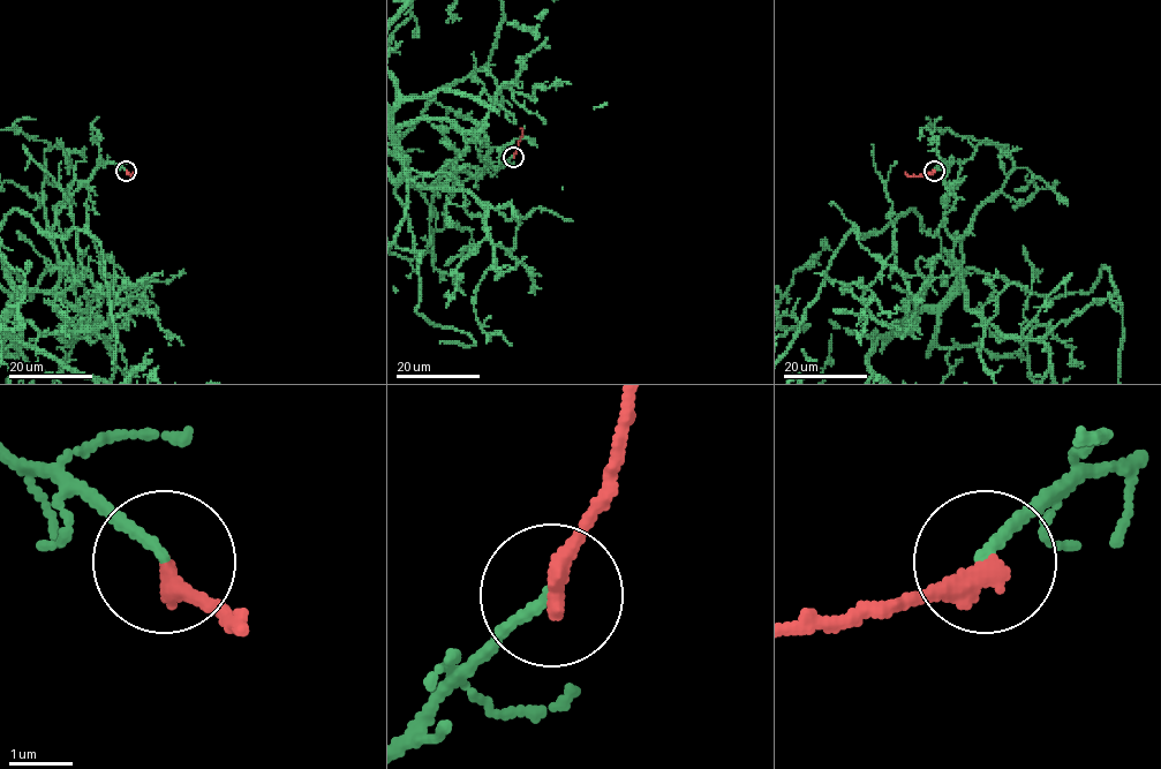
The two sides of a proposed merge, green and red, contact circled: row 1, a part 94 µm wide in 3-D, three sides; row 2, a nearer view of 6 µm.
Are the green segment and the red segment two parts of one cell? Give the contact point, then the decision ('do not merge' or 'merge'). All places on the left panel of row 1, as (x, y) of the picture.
(126, 171) | merge

